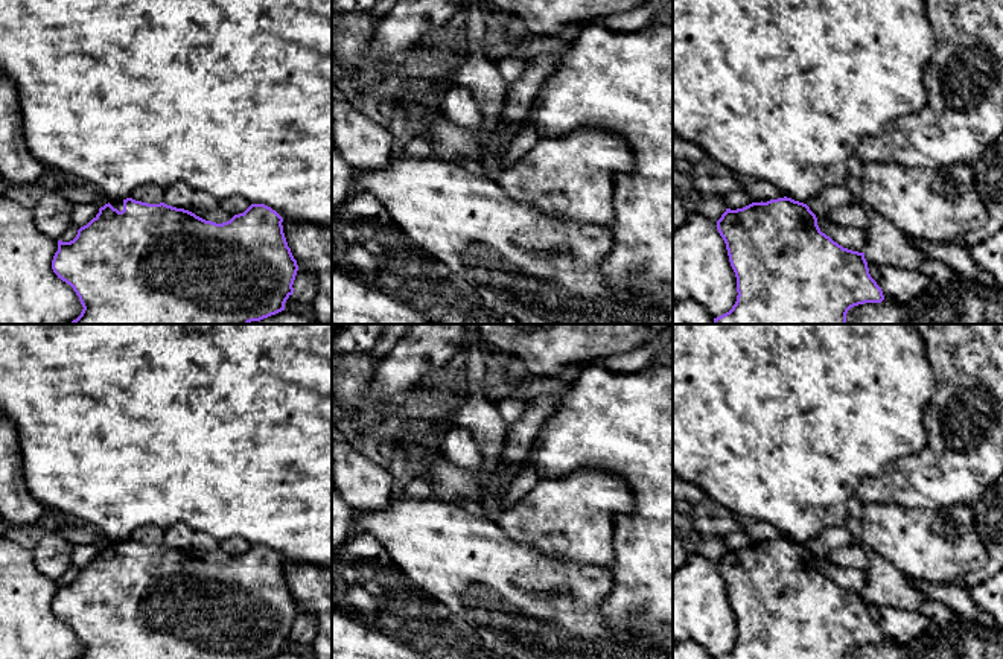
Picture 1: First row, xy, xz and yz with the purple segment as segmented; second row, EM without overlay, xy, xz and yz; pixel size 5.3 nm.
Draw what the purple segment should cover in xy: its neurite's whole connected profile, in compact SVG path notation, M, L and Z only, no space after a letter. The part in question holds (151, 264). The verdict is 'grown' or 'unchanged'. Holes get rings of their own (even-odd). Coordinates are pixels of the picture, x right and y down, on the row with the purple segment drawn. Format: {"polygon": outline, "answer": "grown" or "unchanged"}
{"polygon": "M132 198L105 204L99 213L70 242L58 240L58 251L52 260L52 269L73 288L82 304L81 315L70 324L250 324L285 310L286 300L294 294L294 280L298 271L297 260L288 247L283 233L283 218L265 204L251 204L244 213L234 215L230 221L216 224L205 221L195 213L160 204L148 204Z", "answer": "grown"}

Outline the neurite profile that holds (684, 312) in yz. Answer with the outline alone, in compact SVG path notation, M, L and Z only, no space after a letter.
M697 301L673 303L673 324L714 324L714 317Z

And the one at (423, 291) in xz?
M370 193L332 207L332 324L501 324L481 297L444 263L412 242Z

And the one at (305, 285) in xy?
M298 268L292 288L295 297L312 301L317 292L317 275Z

